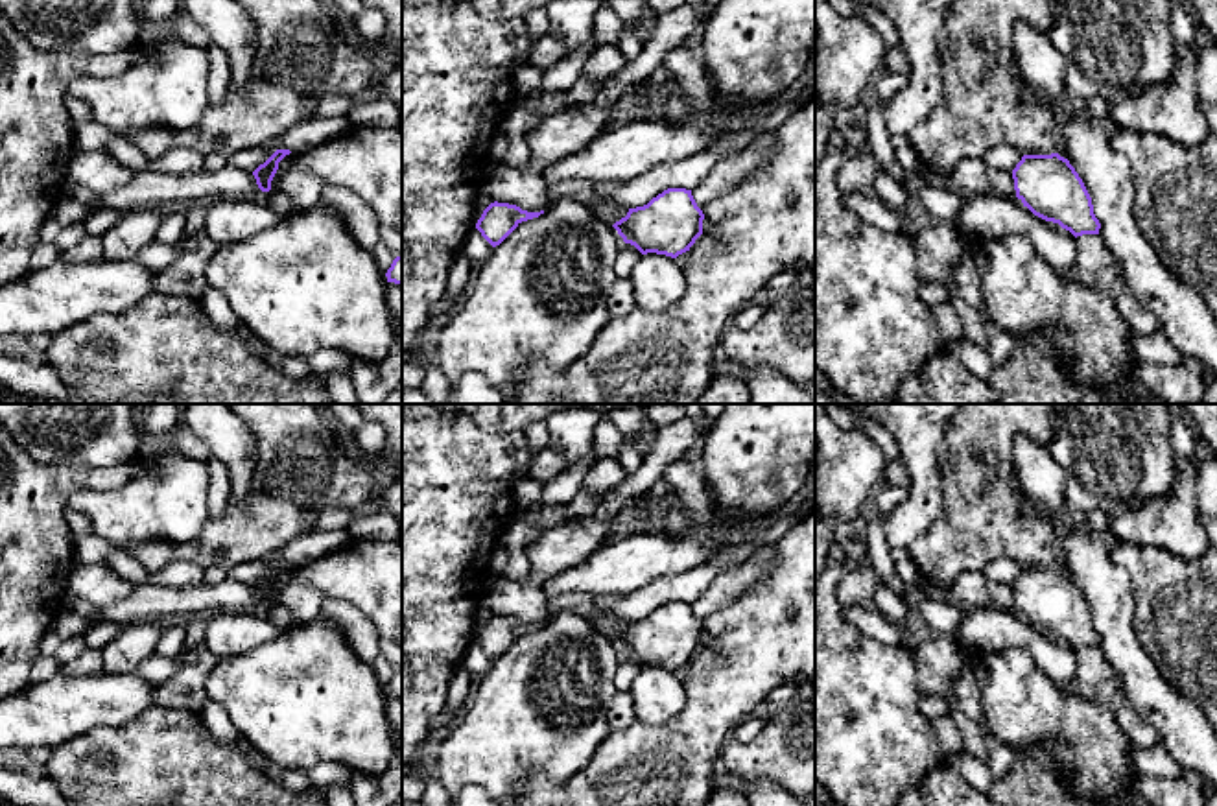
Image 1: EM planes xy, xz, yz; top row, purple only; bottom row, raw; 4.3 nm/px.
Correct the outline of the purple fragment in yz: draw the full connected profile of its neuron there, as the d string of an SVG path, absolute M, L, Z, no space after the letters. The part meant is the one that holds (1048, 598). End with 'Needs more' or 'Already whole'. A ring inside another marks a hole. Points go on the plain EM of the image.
M1058 566L1023 568L1012 583L1016 610L1034 629L1058 636L1075 651L1099 647L1092 610L1068 572Z. Already whole

